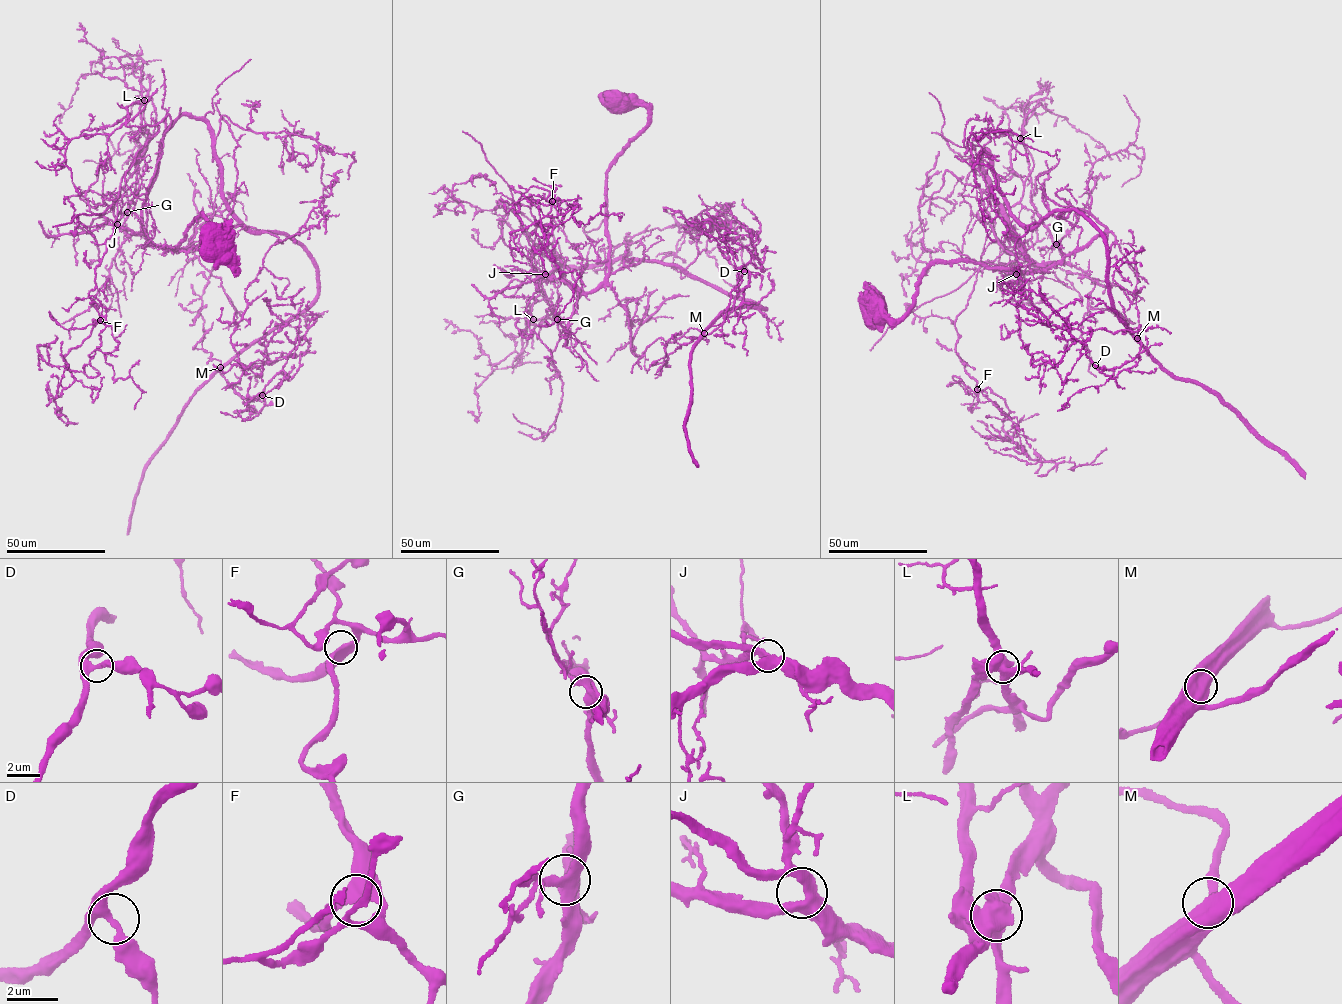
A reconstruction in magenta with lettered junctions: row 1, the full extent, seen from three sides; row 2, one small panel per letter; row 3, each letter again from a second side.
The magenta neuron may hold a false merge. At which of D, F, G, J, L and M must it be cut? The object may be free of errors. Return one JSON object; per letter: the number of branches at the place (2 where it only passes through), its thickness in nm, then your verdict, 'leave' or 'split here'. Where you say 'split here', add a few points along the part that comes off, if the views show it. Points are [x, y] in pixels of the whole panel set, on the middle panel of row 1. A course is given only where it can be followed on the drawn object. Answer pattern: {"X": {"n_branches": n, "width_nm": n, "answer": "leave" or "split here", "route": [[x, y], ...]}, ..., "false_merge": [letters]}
{"D": {"n_branches": 3, "width_nm": 320, "answer": "leave"}, "F": {"n_branches": 3, "width_nm": 340, "answer": "leave"}, "G": {"n_branches": 3, "width_nm": 480, "answer": "leave"}, "J": {"n_branches": 3, "width_nm": 400, "answer": "leave"}, "L": {"n_branches": 3, "width_nm": 650, "answer": "split here", "route": [[533, 319], [531, 305], [544, 299], [550, 305], [533, 265], [533, 247], [510, 188], [479, 143], [462, 131]]}, "M": {"n_branches": 2, "width_nm": 550, "answer": "leave"}, "false_merge": ["L"]}

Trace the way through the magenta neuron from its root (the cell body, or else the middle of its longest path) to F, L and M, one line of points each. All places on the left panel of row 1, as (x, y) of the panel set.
F: (215, 257), (234, 273), (201, 214), (164, 248), (144, 229), (145, 195), (117, 197), (90, 291), (100, 320)
L: (215, 257), (234, 273), (214, 228), (201, 214), (174, 250), (124, 231), (138, 164), (147, 149), (144, 100)
M: (215, 257), (234, 273), (201, 214), (174, 250), (141, 221), (182, 115), (236, 216), (318, 282), (220, 367)

